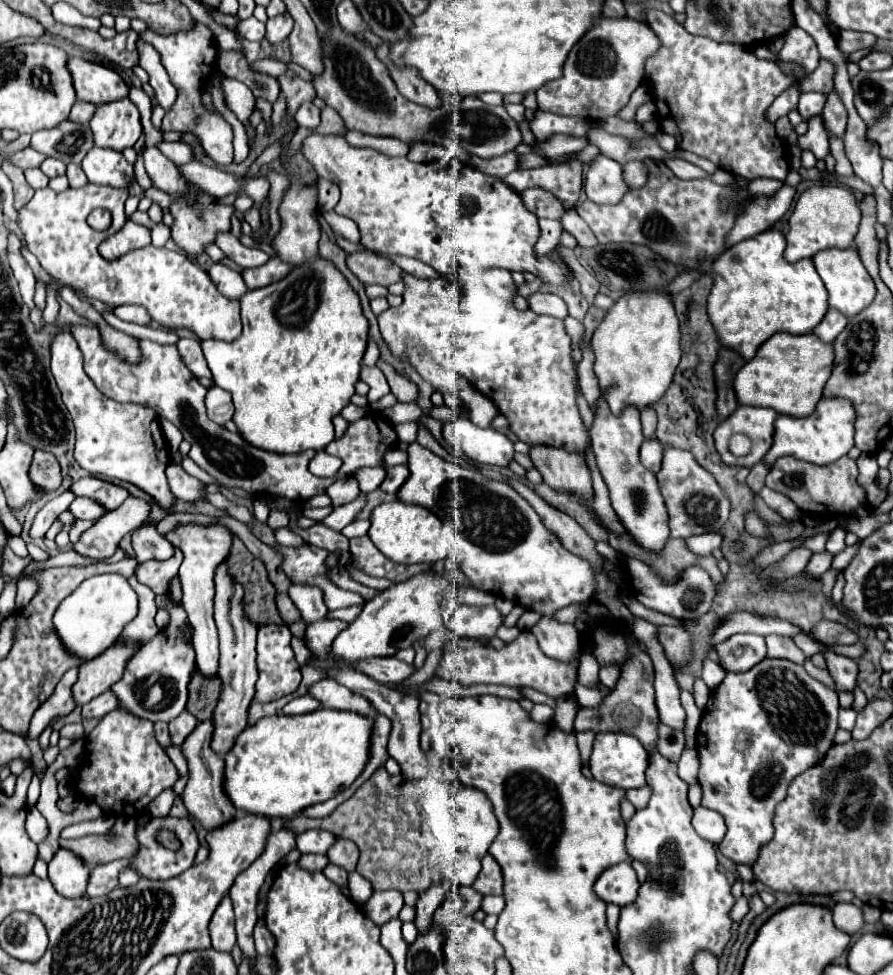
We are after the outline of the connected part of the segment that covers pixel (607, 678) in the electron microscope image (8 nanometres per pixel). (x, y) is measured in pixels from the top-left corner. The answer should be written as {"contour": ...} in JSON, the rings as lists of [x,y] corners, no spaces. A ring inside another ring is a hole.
{"contour":[[[604,667],[604,669],[600,669],[600,683],[602,683],[604,687],[608,687],[610,691],[614,691],[618,677],[620,677],[618,667]]]}

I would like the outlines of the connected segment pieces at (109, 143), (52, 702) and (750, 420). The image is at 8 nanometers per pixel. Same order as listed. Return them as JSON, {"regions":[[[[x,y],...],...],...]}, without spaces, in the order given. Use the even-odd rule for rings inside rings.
{"regions":[[[[128,97],[110,101],[96,107],[94,117],[90,119],[90,129],[94,133],[94,145],[122,151],[134,147],[142,135],[140,113]]],[[[73,667],[68,670],[68,673],[60,679],[56,693],[34,713],[30,729],[28,729],[28,737],[30,739],[38,739],[40,733],[48,727],[48,723],[52,719],[60,719],[66,717],[68,713],[74,711],[76,703],[72,699],[72,685],[78,679],[78,667]]],[[[740,405],[734,415],[730,415],[726,421],[722,421],[714,433],[716,449],[726,465],[736,467],[754,467],[772,447],[774,437],[774,419],[778,413],[774,409],[764,407],[748,407]],[[734,433],[746,433],[752,439],[752,451],[746,457],[734,457],[728,451],[728,441]]]]}

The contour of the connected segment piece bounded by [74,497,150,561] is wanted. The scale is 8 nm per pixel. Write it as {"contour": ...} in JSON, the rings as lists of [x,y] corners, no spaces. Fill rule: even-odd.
{"contour":[[[128,497],[118,509],[104,513],[88,531],[82,533],[74,551],[88,559],[108,559],[114,555],[120,539],[140,527],[148,517],[148,503]]]}

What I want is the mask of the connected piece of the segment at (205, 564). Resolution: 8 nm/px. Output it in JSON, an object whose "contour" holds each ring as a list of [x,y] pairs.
{"contour":[[[188,523],[180,525],[174,531],[164,535],[174,547],[178,547],[184,555],[184,561],[180,565],[180,585],[182,585],[182,607],[188,613],[188,619],[194,627],[194,637],[192,645],[196,649],[196,665],[198,671],[206,679],[214,679],[218,673],[218,631],[216,623],[212,617],[212,601],[214,601],[214,567],[224,561],[230,553],[232,545],[232,531],[220,523],[214,525],[198,525],[198,523]]]}

